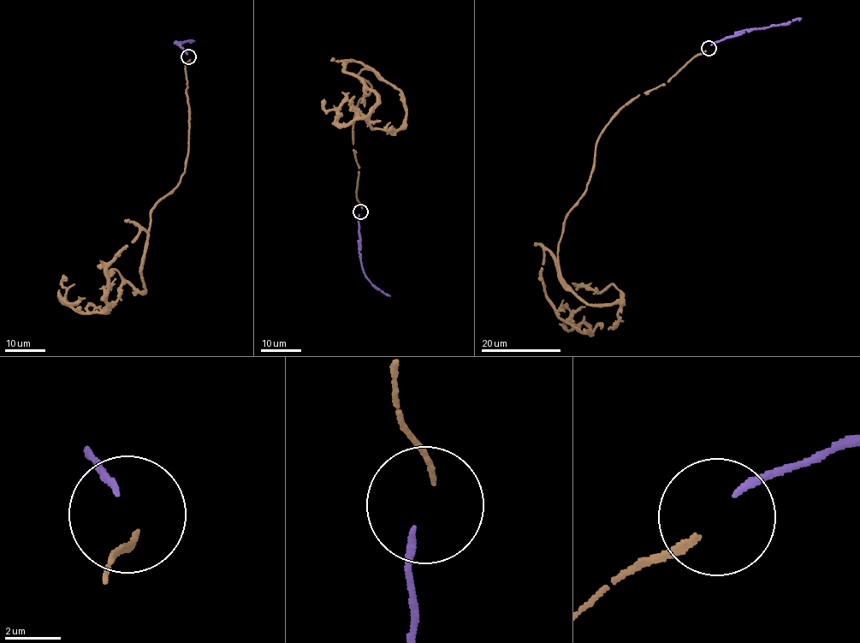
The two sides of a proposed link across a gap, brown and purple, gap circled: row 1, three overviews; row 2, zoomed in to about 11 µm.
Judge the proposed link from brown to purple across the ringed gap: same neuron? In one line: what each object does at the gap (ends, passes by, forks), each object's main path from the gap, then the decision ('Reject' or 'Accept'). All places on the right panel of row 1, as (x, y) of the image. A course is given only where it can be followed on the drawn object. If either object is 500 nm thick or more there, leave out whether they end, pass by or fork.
At the ring brown ends. At the ring purple ends. Course of brown: (706, 50), (638, 95), (600, 134), (557, 258), (544, 250), (540, 271), (552, 306), (590, 336), (559, 306). Course of purple: (710, 45), (738, 35), (745, 30), (763, 28), (801, 18). Reject

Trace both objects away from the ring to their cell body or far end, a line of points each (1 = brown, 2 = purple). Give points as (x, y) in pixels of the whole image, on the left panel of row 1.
1: (190, 60), (185, 172), (155, 205), (146, 241), (142, 230), (107, 268), (102, 312), (62, 300), (66, 277)
2: (187, 55), (178, 43), (174, 43), (194, 40)

